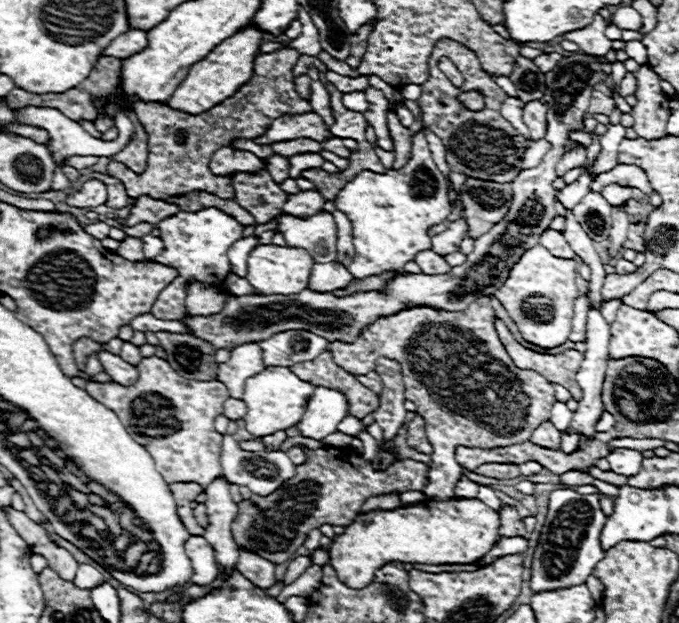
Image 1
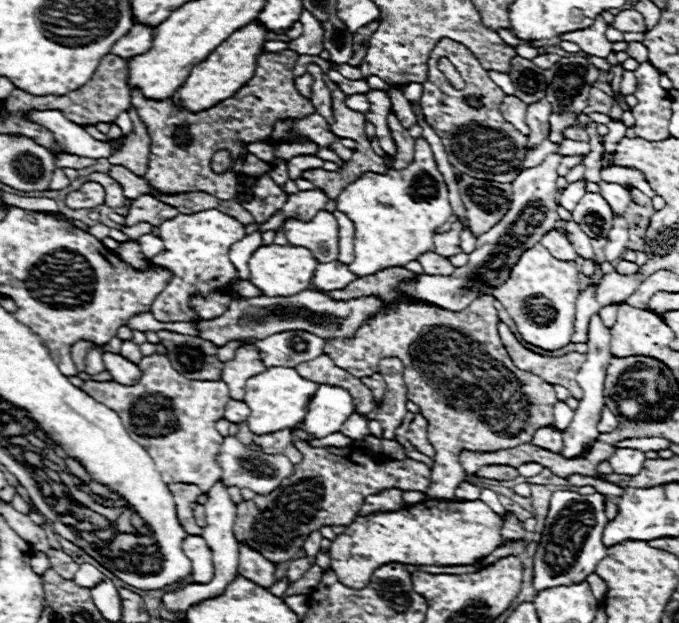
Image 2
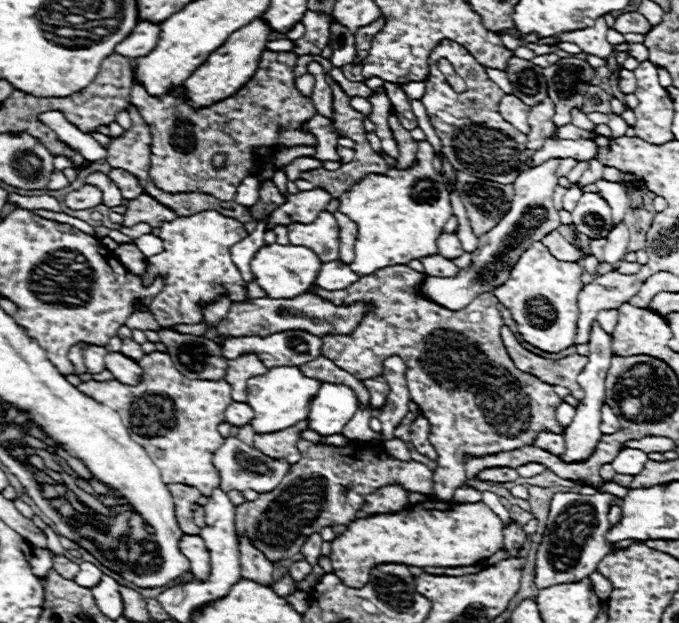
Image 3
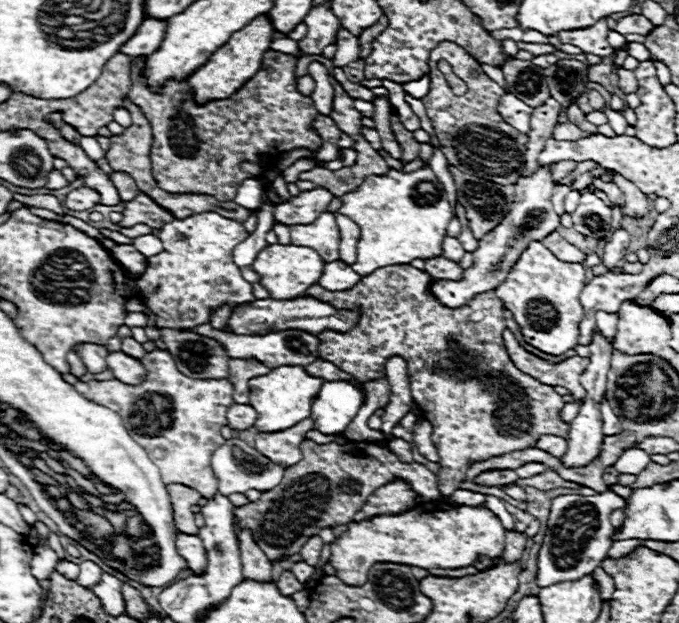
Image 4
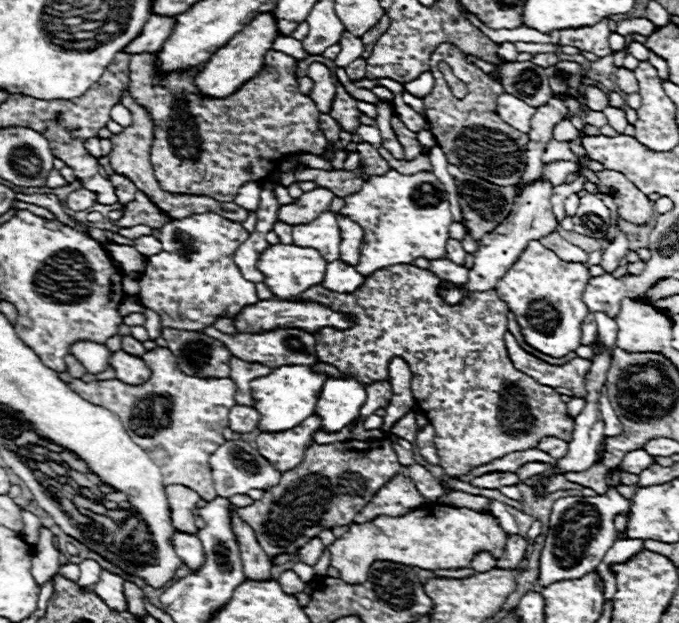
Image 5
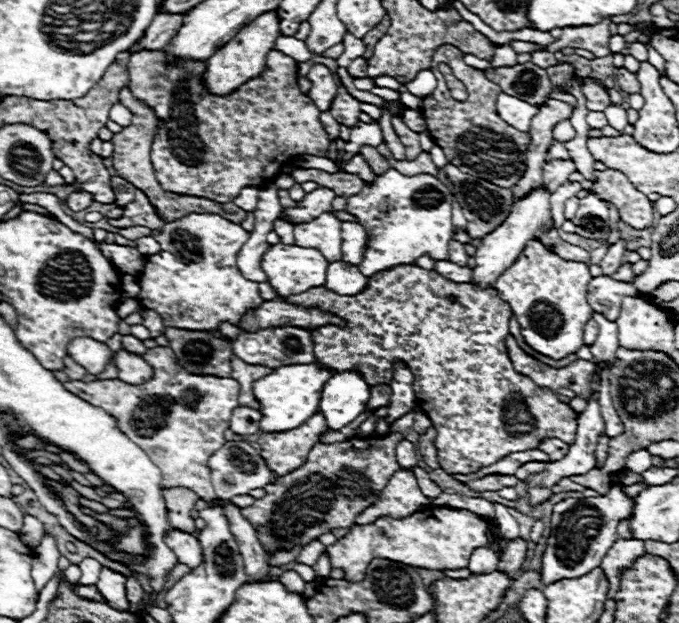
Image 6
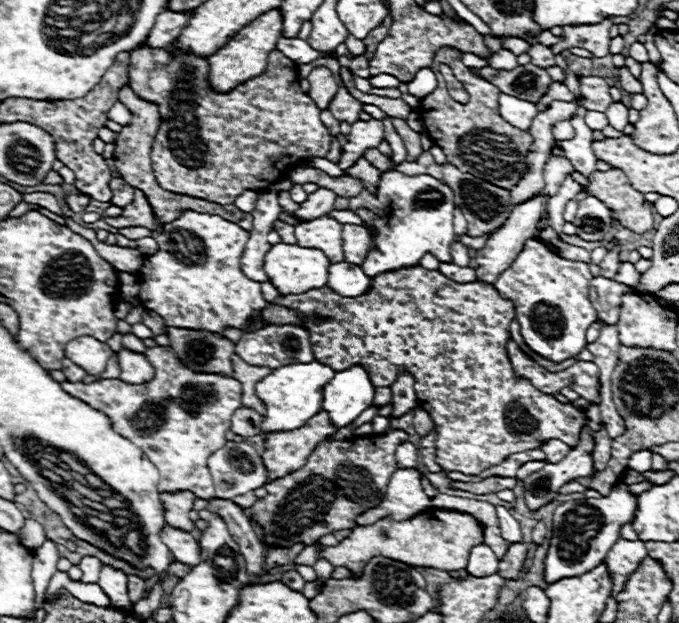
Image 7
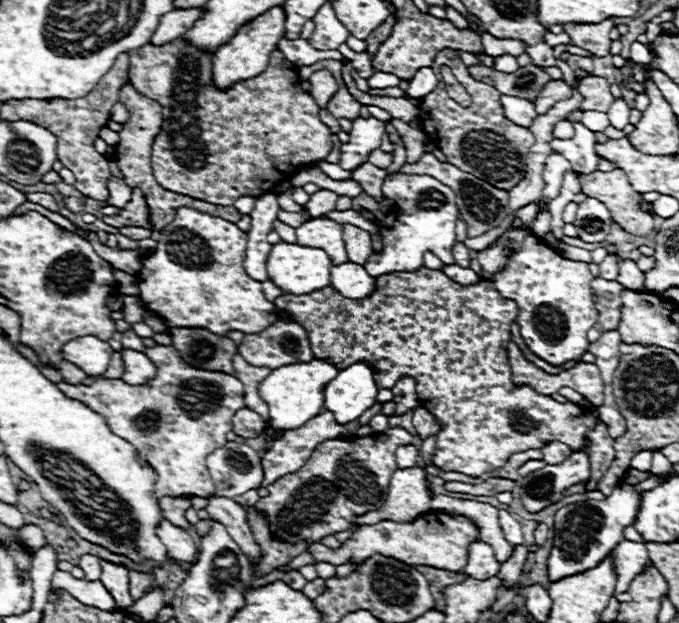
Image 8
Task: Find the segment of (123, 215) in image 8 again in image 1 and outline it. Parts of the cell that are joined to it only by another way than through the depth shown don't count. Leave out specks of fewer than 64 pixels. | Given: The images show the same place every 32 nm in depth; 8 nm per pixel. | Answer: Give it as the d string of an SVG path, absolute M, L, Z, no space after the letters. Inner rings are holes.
M140 196L132 204L126 226L134 226L134 224L140 224L140 222L150 222L150 224L156 226L160 220L176 214L176 210L180 210L180 206L170 204L166 200L154 200L150 196Z

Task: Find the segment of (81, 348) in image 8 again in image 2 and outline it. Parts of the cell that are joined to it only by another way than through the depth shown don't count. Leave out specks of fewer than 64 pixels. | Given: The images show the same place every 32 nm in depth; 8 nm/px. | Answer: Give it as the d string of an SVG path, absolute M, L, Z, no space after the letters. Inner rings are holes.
M102 348L98 350L90 350L86 356L86 374L96 374L102 372L104 364L102 364Z

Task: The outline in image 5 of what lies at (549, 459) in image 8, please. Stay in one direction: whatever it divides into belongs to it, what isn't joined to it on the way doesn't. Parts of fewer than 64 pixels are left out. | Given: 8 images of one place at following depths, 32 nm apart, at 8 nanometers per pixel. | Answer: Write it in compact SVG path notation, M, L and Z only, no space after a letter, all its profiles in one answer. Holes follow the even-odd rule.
M548 436L548 438L540 440L538 448L548 452L548 454L552 454L552 458L560 460L566 454L566 450L568 450L568 442L564 442L562 438L556 438L556 436Z

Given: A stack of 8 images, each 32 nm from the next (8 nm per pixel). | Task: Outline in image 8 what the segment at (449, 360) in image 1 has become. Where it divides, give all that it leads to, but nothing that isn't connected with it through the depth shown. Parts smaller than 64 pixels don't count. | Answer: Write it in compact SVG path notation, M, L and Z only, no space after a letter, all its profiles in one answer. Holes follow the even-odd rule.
M420 268L420 270L412 270L412 272L396 272L396 274L382 274L380 278L376 278L376 294L368 296L368 298L360 298L360 300L352 300L352 298L344 298L340 296L336 290L332 288L324 288L324 290L316 290L312 294L302 294L302 296L294 296L294 294L282 294L274 300L274 304L280 308L280 310L286 310L290 312L296 322L306 330L308 338L310 338L310 346L312 346L312 352L316 358L328 358L328 362L336 362L336 366L340 368L348 368L350 364L354 362L368 362L374 370L374 382L378 388L392 388L395 385L396 380L404 374L412 376L416 380L416 392L418 392L418 398L420 398L420 406L424 406L440 424L442 424L442 430L440 434L436 434L436 452L434 452L434 464L444 470L444 472L462 472L466 476L480 476L482 472L486 470L494 470L498 466L502 466L512 454L516 454L516 450L530 450L530 448L542 448L546 446L546 442L552 442L552 440L558 440L558 442L564 442L568 444L570 448L574 448L576 442L584 442L584 438L588 438L592 444L590 444L590 450L588 450L588 456L590 456L590 464L592 464L592 472L590 472L590 482L586 486L586 490L596 490L596 480L608 470L610 462L614 460L614 440L608 436L608 430L606 430L606 424L604 422L596 422L588 412L586 408L580 408L572 402L556 402L552 396L544 396L544 394L538 394L536 390L532 390L530 386L522 386L518 390L512 392L512 382L510 382L510 362L508 362L508 356L506 356L506 344L510 342L510 324L516 320L518 316L518 306L516 302L508 300L508 298L502 298L498 294L498 290L492 286L492 282L478 282L478 284L472 284L472 286L460 286L456 284L454 280L450 280L448 276L444 276L440 270L428 270L428 268Z

